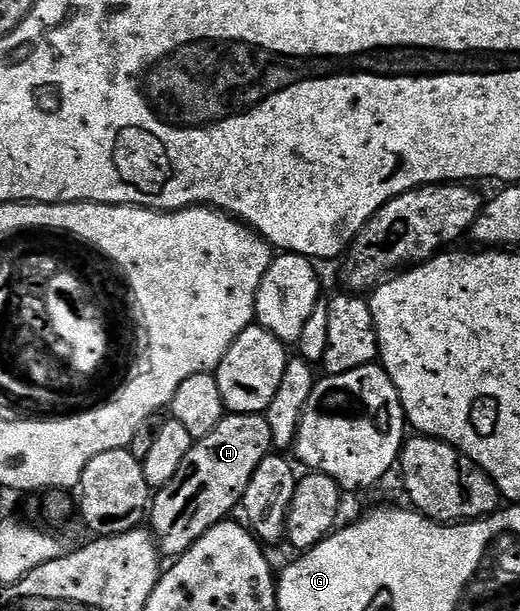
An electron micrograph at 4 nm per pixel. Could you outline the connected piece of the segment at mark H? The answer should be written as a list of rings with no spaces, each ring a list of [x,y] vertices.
[[[228,414],[218,422],[218,426],[206,438],[193,443],[190,454],[182,458],[182,466],[178,466],[178,474],[166,482],[166,486],[155,489],[150,500],[150,531],[158,545],[161,557],[178,558],[188,552],[202,534],[206,534],[216,524],[227,521],[232,511],[246,494],[246,486],[250,486],[250,478],[254,470],[258,470],[258,462],[262,462],[273,451],[270,438],[270,422],[264,414]]]

